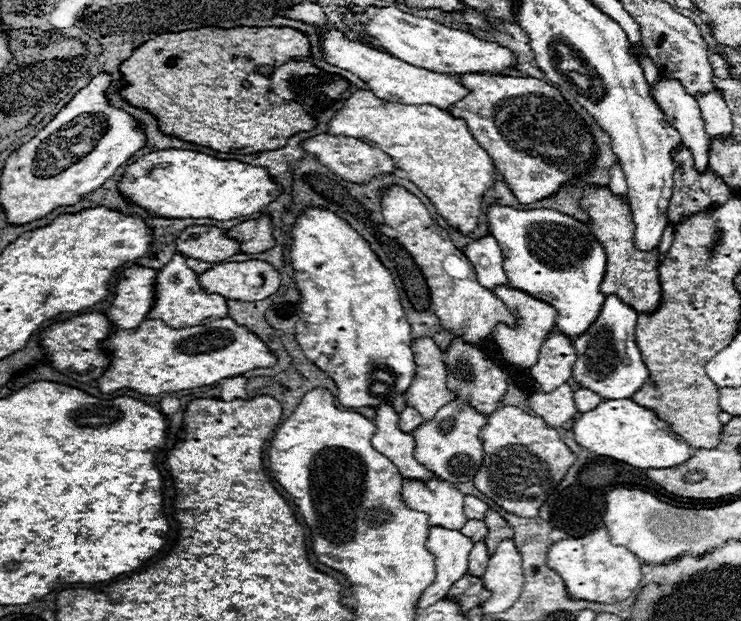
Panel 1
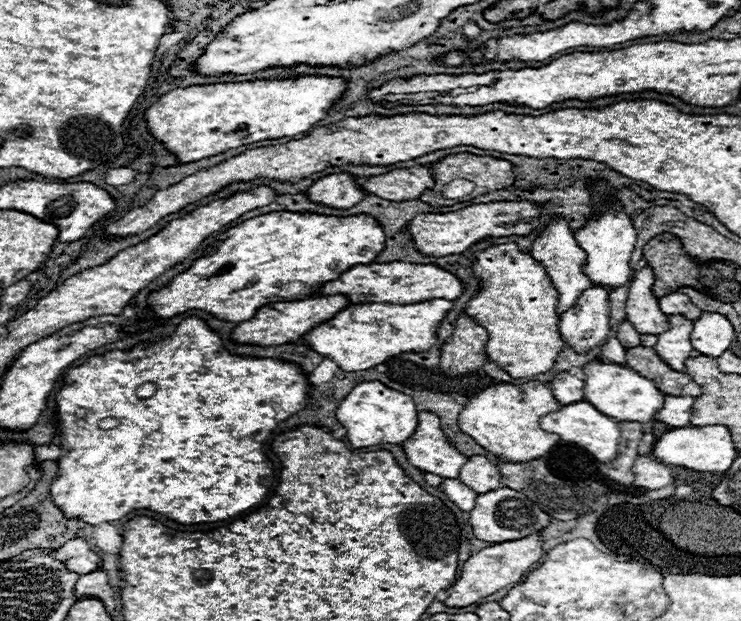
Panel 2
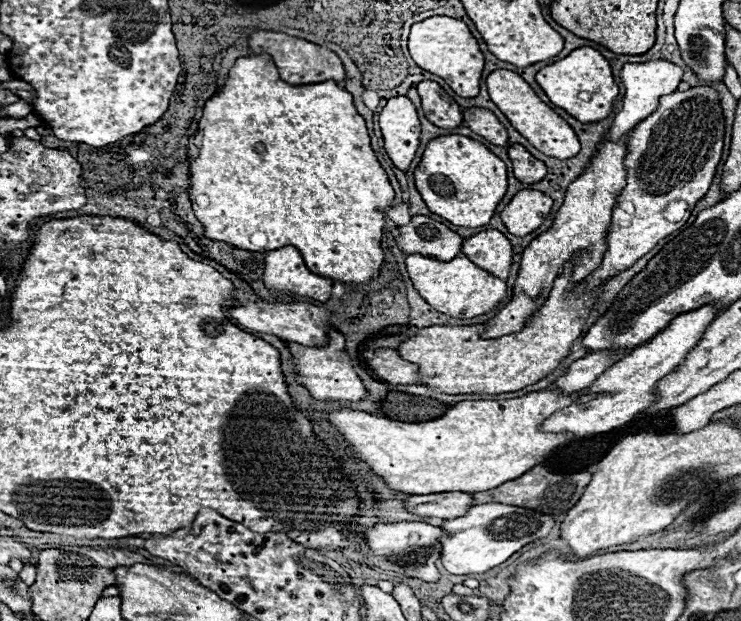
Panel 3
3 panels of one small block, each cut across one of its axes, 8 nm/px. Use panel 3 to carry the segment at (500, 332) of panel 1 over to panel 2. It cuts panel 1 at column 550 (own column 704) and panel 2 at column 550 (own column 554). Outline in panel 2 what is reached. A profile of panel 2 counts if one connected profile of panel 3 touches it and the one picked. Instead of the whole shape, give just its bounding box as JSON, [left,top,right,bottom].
[540,400,620,462]

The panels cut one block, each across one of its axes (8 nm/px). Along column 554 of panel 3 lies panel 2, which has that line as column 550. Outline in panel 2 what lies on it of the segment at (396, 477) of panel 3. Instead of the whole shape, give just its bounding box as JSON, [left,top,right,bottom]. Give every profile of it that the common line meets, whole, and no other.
[458,382,560,460]

